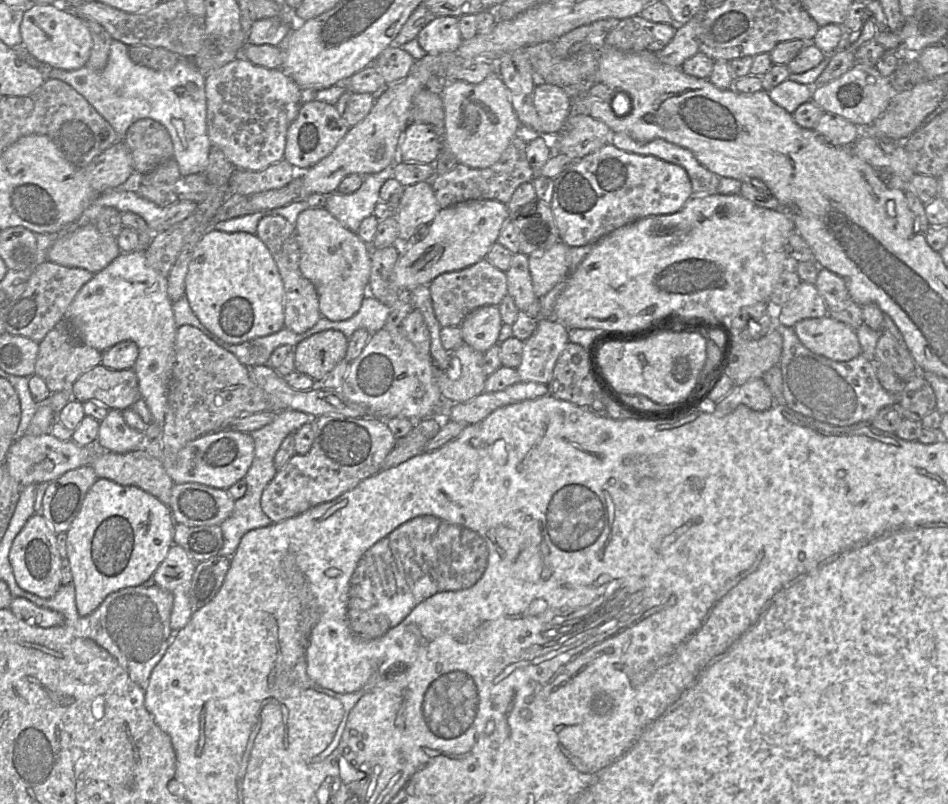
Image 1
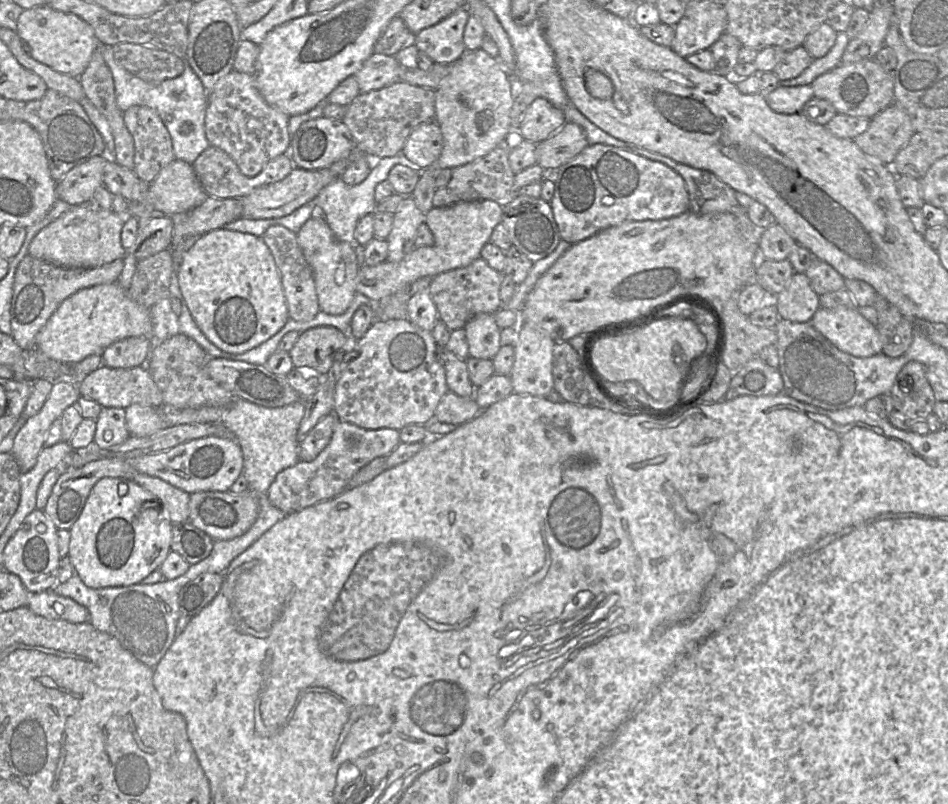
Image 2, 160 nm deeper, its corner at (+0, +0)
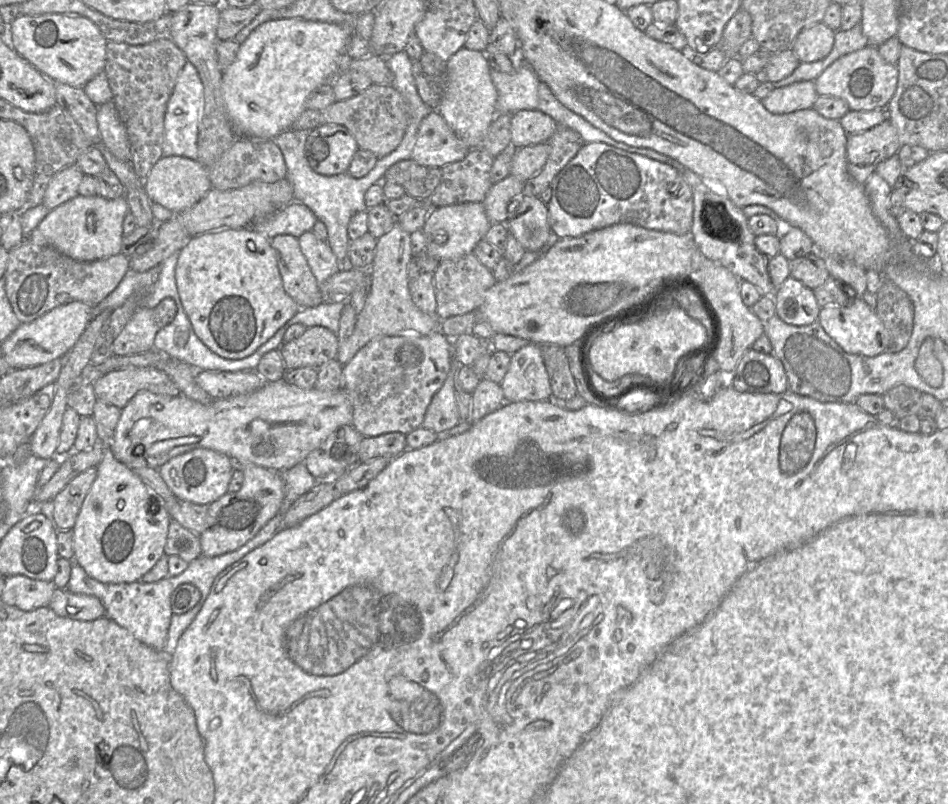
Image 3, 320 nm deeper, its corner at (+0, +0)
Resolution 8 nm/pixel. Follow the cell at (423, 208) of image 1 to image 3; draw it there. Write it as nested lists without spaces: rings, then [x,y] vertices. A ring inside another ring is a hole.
[[[399,222],[377,239],[373,261],[369,268],[369,296],[357,315],[352,334],[340,341],[337,360],[342,365],[347,364],[363,346],[376,337],[403,334],[427,335],[440,329],[440,320],[435,315],[421,311],[411,298],[408,272],[413,255],[411,234],[405,231]]]

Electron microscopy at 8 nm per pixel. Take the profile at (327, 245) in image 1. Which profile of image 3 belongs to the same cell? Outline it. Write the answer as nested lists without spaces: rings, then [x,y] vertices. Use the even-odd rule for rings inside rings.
[[[312,230],[303,233],[298,237],[298,241],[319,287],[341,269],[341,262],[333,253],[328,241],[319,239]]]

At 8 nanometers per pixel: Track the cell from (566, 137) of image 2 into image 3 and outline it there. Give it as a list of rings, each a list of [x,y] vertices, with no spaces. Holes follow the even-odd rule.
[[[548,143],[516,149],[512,157],[510,174],[526,182],[544,167],[548,154]]]

